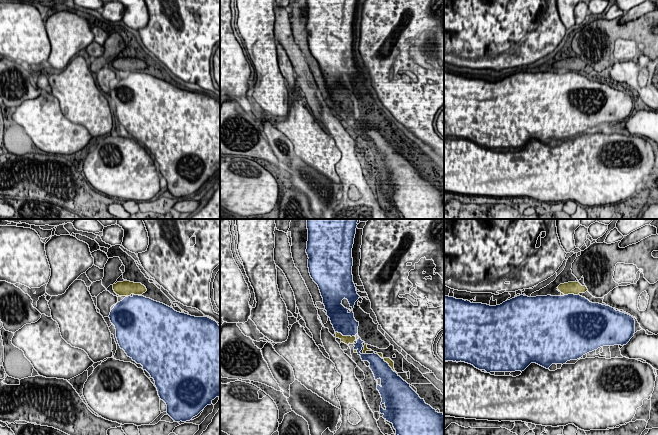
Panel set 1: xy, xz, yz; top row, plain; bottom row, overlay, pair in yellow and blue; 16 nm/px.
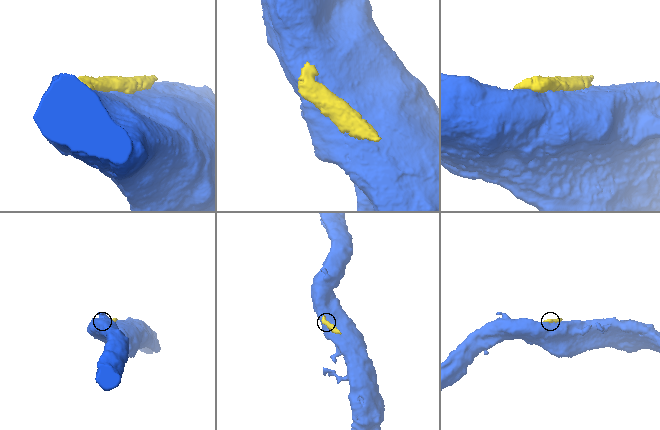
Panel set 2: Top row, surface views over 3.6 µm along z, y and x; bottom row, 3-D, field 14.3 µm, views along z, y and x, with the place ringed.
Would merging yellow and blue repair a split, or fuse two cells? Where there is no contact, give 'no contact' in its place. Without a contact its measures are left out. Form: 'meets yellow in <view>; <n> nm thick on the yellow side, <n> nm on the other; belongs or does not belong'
meets yellow in xz; 90 nm thick on the yellow side, 280 nm on the other; does not belong

